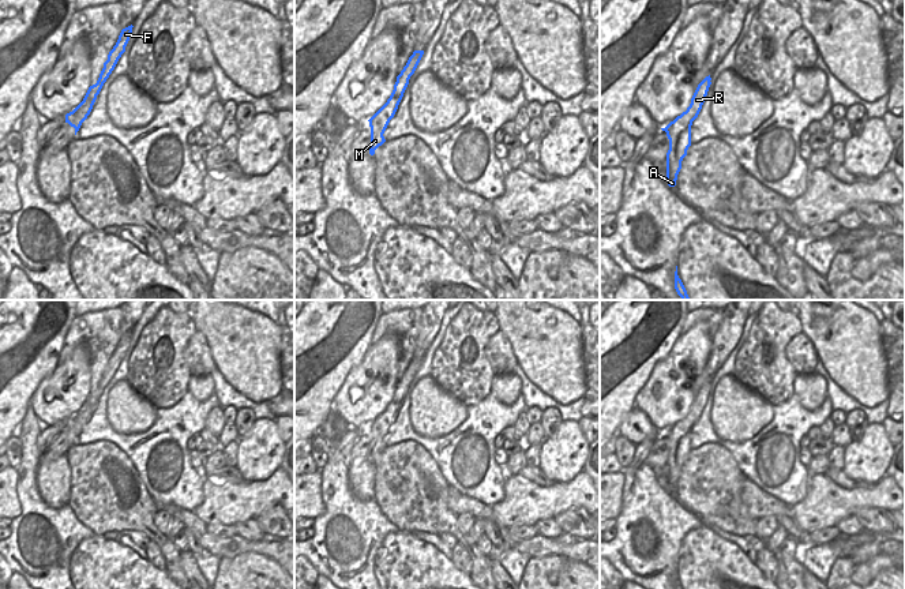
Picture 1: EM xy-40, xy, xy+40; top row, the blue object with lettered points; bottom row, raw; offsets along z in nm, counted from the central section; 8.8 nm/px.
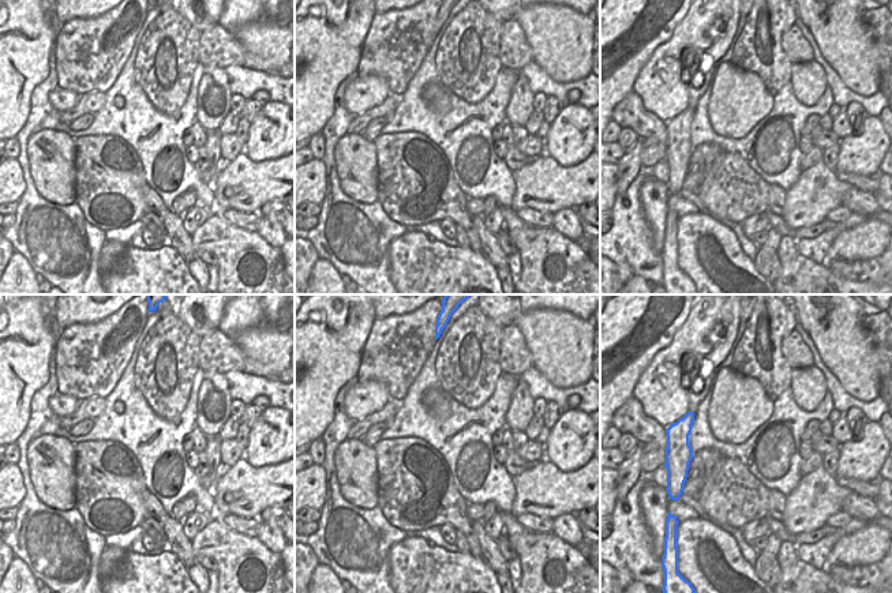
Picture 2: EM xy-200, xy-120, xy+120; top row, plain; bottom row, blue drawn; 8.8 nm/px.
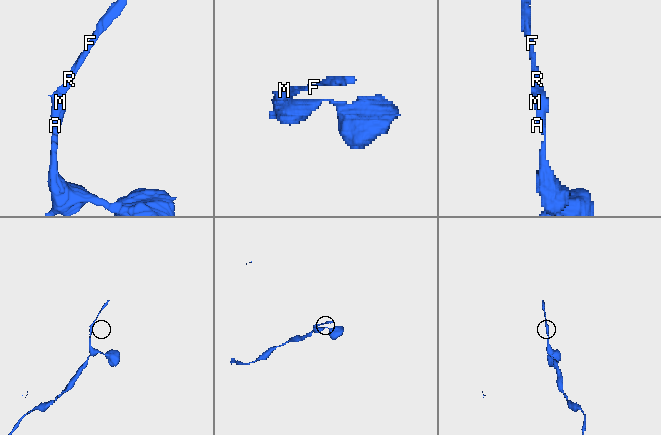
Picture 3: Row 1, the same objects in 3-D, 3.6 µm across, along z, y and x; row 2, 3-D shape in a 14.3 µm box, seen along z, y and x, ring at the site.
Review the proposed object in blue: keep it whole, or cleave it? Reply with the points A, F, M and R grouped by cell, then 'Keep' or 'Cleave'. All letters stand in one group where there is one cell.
Groups: A F M R. Keep.

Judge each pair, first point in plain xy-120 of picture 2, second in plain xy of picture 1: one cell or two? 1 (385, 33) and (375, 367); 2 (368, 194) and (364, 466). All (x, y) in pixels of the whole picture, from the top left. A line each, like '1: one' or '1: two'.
1: two
2: one

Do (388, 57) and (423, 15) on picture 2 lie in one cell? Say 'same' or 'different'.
same

